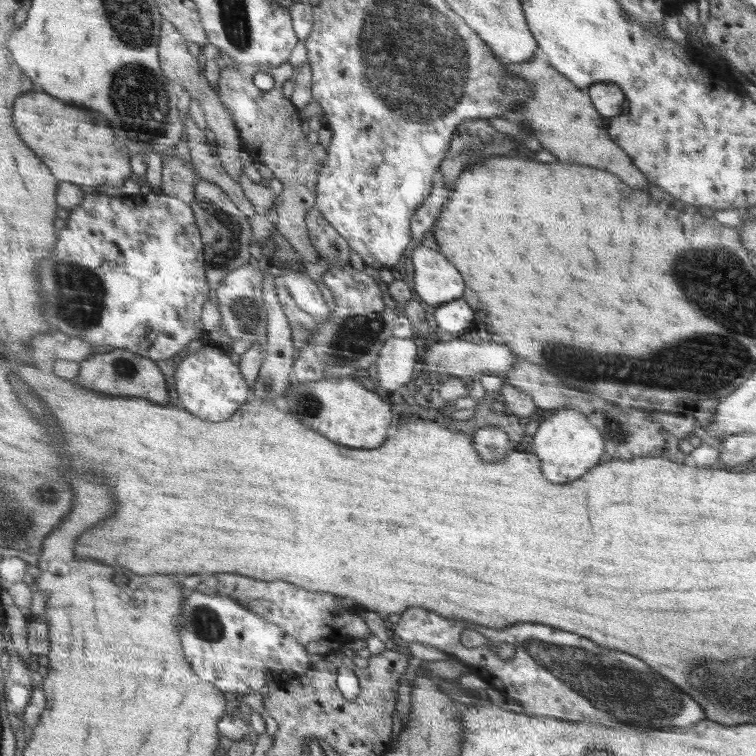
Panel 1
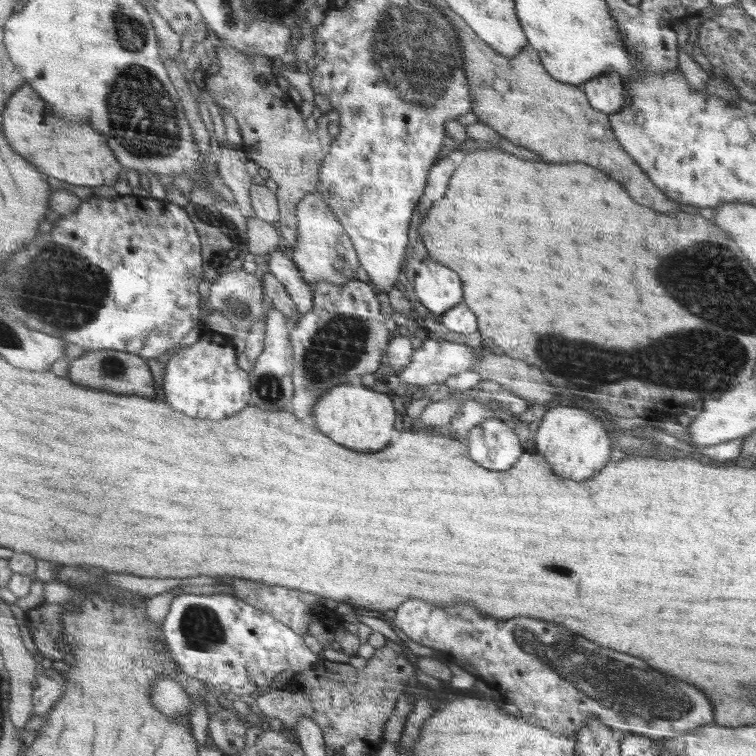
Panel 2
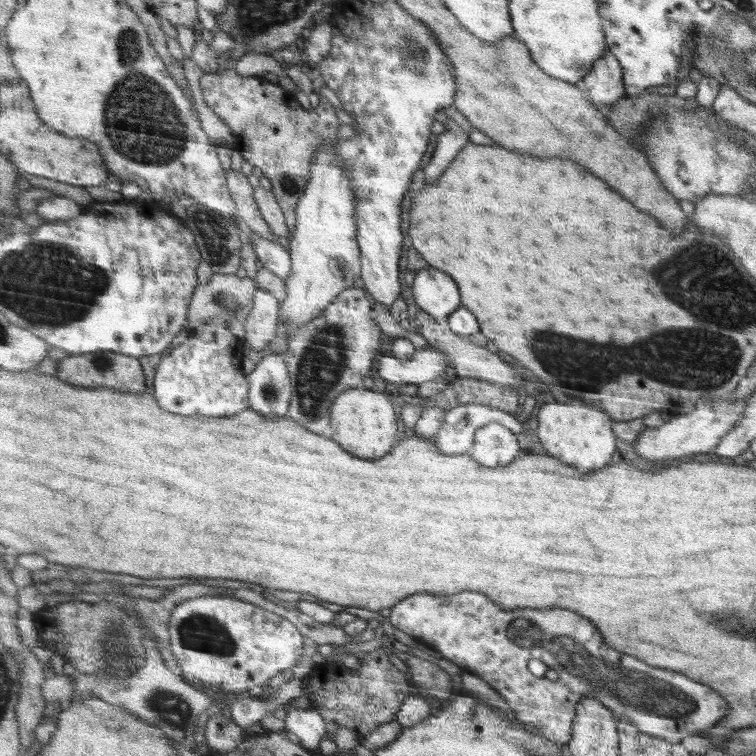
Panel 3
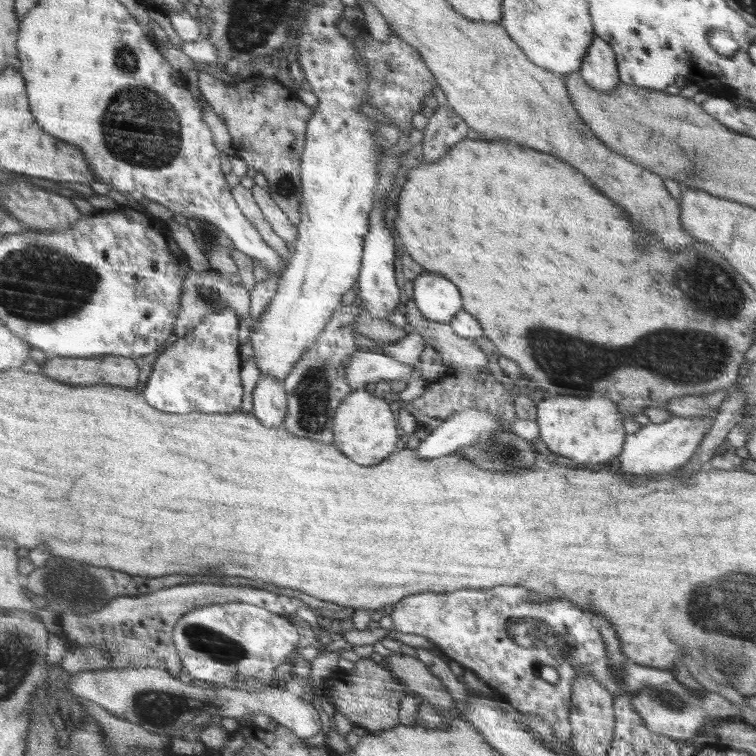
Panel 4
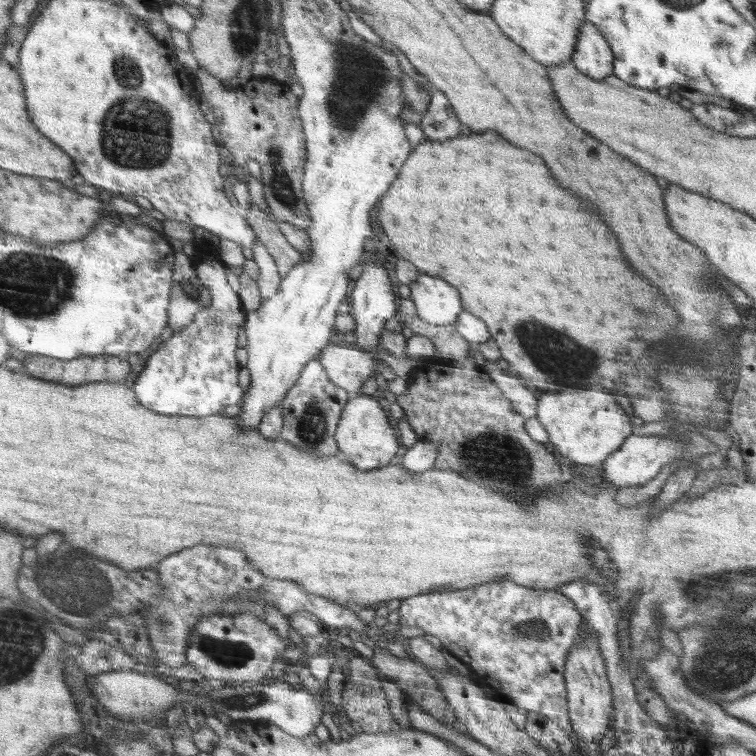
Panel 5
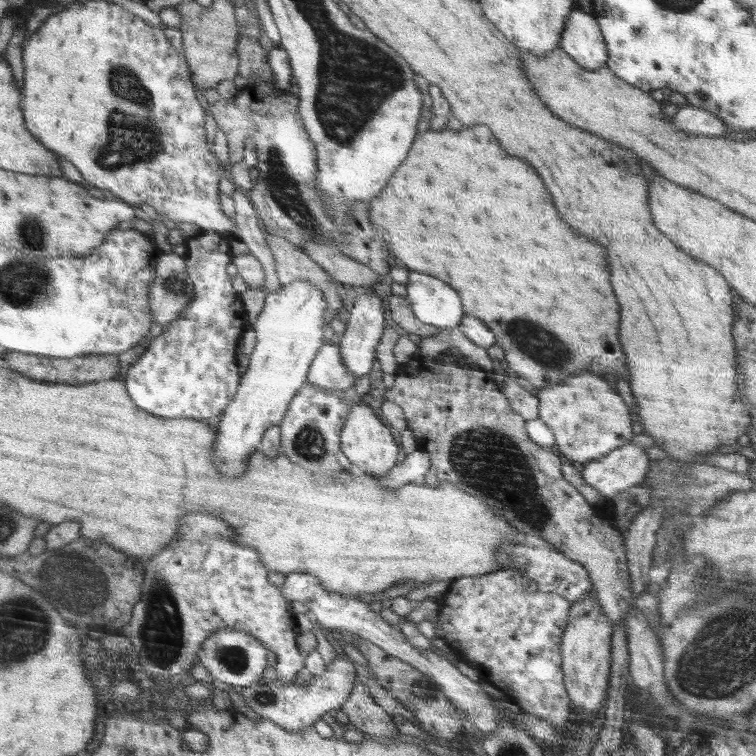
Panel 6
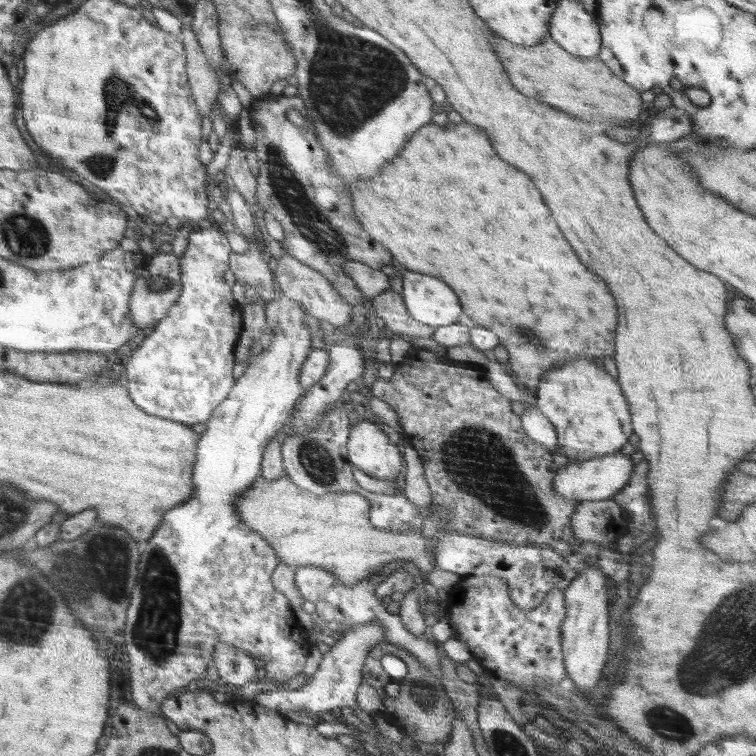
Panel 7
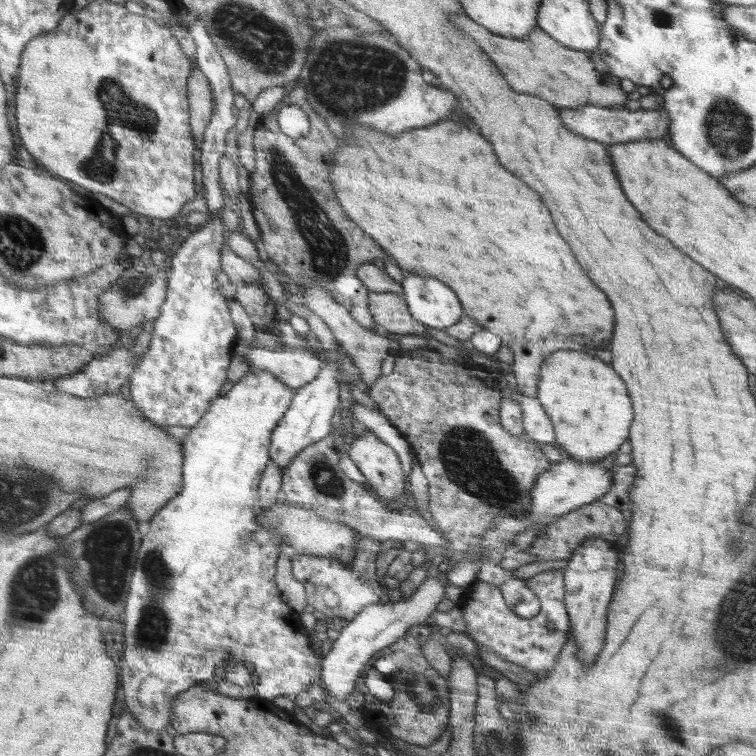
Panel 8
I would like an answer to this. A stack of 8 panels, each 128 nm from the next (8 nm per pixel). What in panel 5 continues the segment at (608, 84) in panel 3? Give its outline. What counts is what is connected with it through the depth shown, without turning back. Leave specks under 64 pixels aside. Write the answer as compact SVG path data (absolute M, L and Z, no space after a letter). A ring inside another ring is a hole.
M586 21L582 36L578 36L578 52L574 51L573 64L593 80L605 80L613 74L612 46L596 25Z

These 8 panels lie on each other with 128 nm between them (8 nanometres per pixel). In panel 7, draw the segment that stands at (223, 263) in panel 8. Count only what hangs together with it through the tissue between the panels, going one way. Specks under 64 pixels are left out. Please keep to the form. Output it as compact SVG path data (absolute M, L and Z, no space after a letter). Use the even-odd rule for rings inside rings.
M254 246L245 253L234 253L230 256L230 270L235 275L236 282L244 286L257 287L257 294L264 302L271 301L279 293L274 283L273 272Z

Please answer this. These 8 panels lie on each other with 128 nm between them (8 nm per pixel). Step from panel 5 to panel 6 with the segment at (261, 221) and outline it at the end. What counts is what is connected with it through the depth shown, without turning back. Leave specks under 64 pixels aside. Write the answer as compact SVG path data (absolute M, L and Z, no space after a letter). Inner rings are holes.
M265 232L265 240L276 261L276 274L281 286L292 281L310 281L320 287L329 303L330 312L343 315L342 298L331 282L330 275L312 260L302 248L282 237Z

